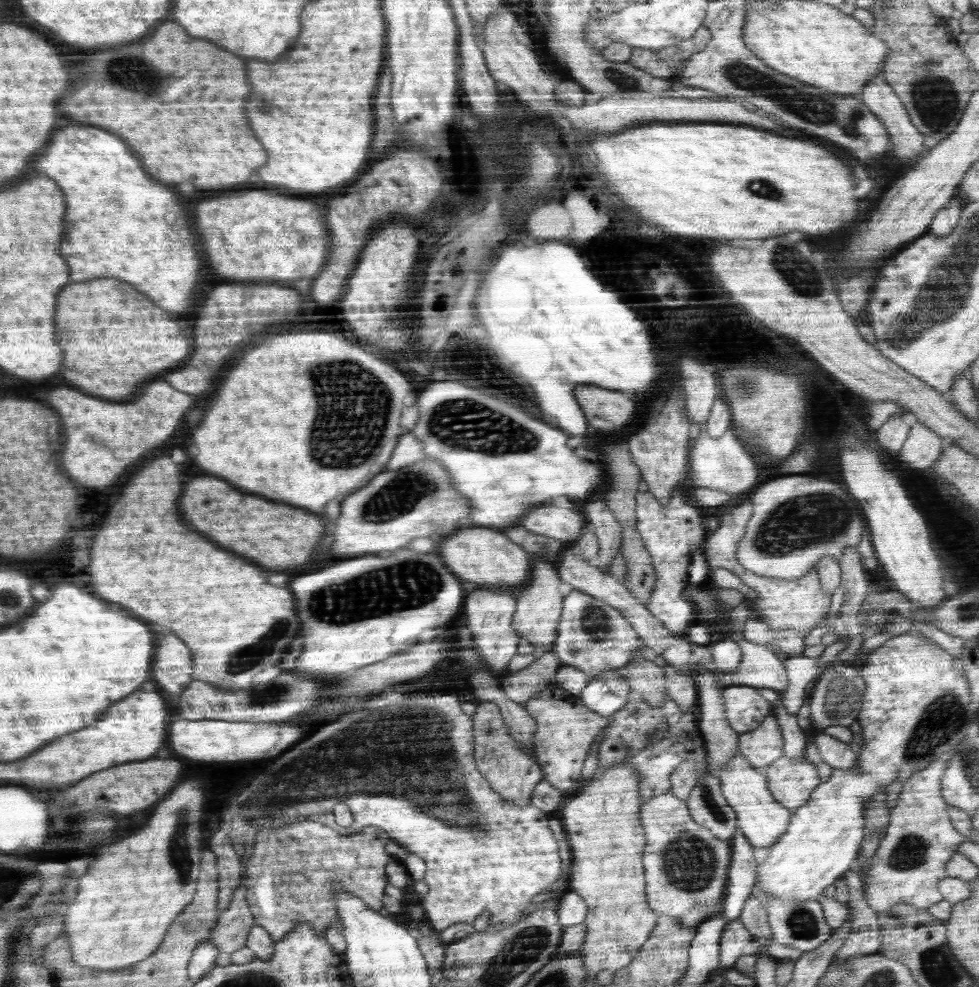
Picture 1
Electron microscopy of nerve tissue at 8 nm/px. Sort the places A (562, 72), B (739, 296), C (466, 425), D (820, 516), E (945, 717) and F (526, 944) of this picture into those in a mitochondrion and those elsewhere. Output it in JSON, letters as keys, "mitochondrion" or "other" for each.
{"A":"other","B":"other","C":"mitochondrion","D":"mitochondrion","E":"mitochondrion","F":"mitochondrion"}

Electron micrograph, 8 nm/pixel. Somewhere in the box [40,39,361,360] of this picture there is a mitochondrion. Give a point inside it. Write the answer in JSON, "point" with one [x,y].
{"point":[136,71]}

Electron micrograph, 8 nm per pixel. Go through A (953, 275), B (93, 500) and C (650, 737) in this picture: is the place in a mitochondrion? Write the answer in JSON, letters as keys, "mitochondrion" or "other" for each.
{"A":"mitochondrion","B":"other","C":"mitochondrion"}

